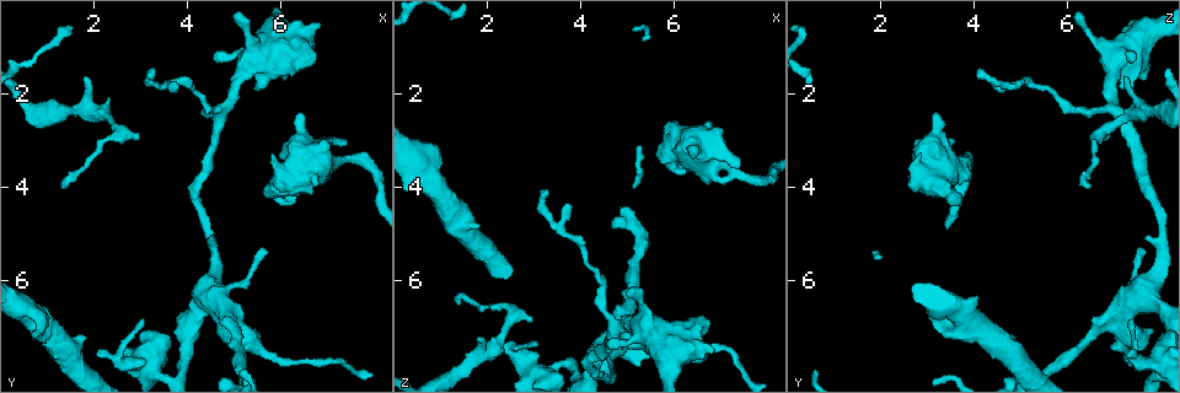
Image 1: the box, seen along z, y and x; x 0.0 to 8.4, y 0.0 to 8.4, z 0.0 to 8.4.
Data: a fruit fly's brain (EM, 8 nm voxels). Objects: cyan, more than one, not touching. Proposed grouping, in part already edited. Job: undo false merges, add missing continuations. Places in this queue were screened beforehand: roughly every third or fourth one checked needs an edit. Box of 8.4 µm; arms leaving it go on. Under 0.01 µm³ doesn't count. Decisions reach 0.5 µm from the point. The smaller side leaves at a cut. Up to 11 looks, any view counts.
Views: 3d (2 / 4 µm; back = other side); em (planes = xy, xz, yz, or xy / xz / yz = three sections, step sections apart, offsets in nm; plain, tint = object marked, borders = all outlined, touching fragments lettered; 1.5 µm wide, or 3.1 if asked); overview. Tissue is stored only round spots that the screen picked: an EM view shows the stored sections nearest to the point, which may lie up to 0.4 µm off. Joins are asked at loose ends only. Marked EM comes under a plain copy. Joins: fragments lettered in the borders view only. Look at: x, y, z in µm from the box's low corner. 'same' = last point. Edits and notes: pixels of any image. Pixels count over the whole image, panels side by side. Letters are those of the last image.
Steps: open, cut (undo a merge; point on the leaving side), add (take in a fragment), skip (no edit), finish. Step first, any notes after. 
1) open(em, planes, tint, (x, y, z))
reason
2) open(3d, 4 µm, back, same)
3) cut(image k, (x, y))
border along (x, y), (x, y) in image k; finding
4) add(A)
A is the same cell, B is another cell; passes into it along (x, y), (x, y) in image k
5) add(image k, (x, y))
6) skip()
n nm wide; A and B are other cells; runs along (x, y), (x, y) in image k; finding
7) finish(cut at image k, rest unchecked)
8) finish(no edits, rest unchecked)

open(3d, 2 µm, (3.75, 1.80, 4.40))

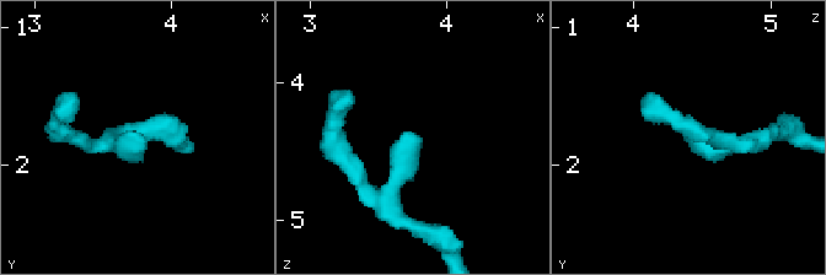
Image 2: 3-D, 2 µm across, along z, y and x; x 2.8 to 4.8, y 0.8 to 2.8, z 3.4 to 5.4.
open(em, planes, borders, (3.78, 1.76, 4.38))

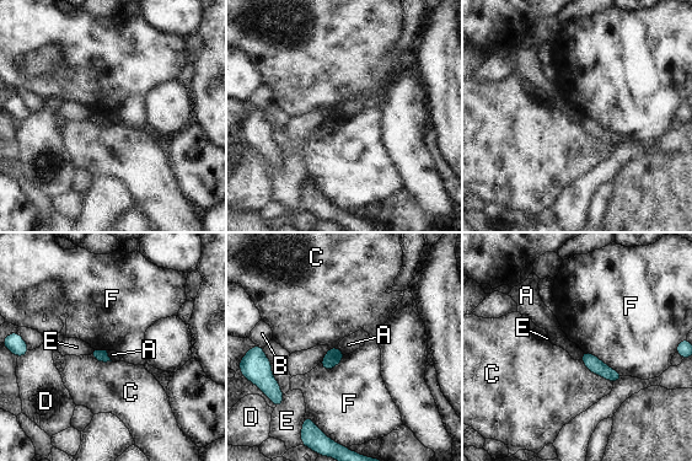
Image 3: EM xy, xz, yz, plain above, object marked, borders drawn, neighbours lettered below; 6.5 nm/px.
skip()
80 nm wide; A, B, C, D, E and F are other cells; runs along (584, 355), (611, 375), (618, 375) in image 3; none of them fits

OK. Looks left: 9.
open(3d, 4 µm, back, (1.40, 4.00, 6.50))
branch stops here

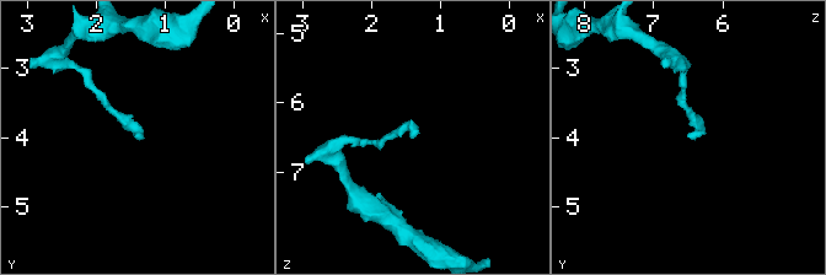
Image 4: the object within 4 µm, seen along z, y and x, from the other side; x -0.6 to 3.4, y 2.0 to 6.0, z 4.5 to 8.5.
open(em, xy, step 8, borders, (1.45, 4.05, 6.50))
shape alone is not enough

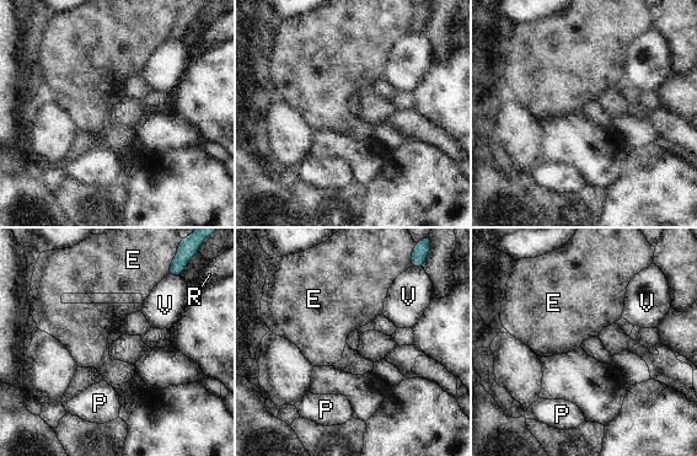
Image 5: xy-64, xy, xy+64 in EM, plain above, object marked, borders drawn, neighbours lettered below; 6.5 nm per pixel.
open(em, planes, borders, same)

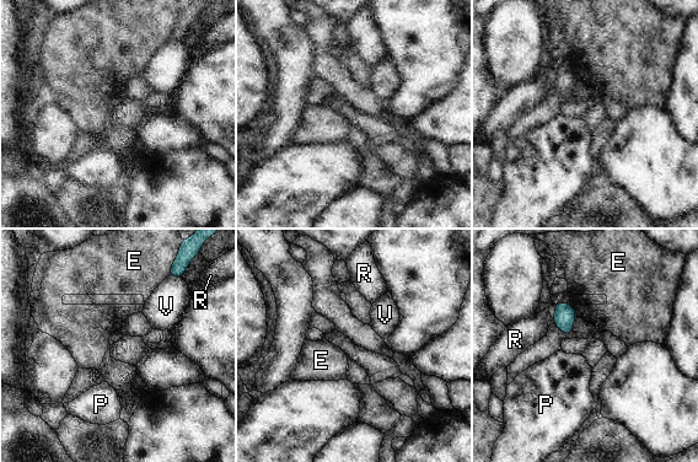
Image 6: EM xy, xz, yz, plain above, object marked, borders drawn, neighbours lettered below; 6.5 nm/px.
skip()
E, P, R and V are other cells; border along (574, 306), (576, 316) in image 6; none of them fits

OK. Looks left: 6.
open(3d, 4 µm, (7.40, 3.05, 3.55))
an open end

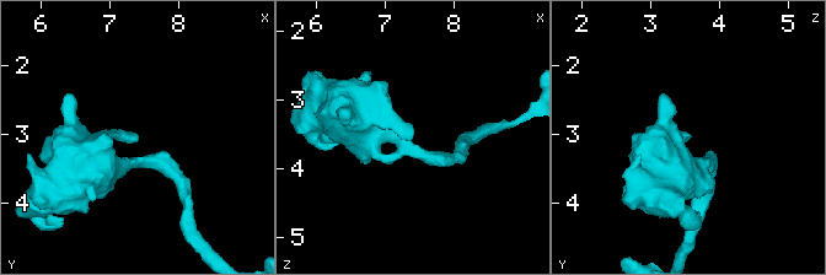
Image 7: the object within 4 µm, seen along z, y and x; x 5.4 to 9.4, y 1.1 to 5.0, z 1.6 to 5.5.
open(em, planes, borders, (7.35, 3.00, 3.60))

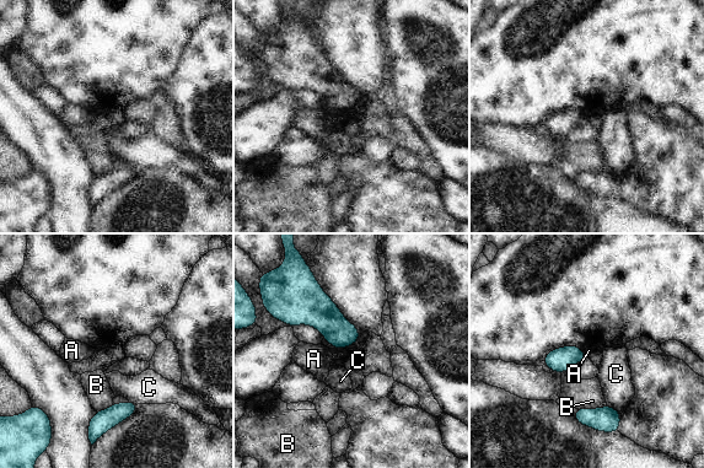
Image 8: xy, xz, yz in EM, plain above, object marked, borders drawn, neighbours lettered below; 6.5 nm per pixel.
skip()
A, B and C are other cells; border along (343, 347), (336, 349) in image 8; no lettered fragment goes on from it

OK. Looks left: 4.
open(em, xz, step 8, borders, (1.80, 1.70, 7.20))
free end

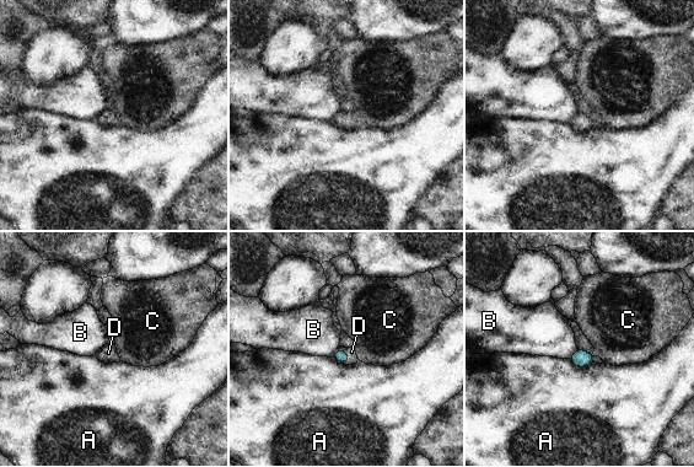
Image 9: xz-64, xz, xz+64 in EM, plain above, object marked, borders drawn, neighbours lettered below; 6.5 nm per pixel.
open(em, planes, borders, same)
cut it another way

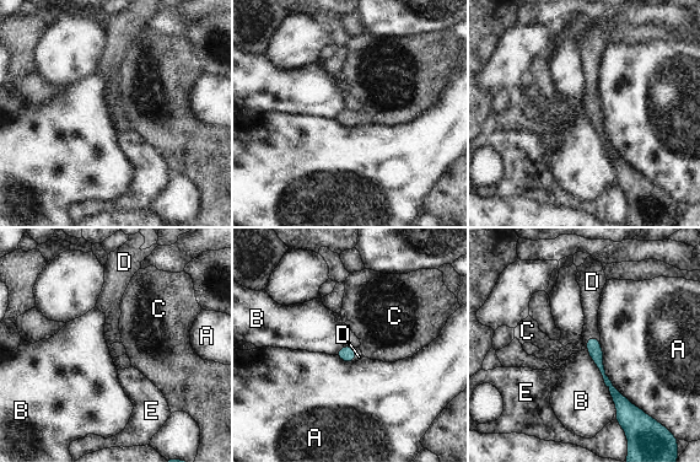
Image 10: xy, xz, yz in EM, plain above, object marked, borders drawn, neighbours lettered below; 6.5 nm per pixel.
add(image 10, (590, 299))
D is the same cell, A, B, C and E are other cells; passes into it along (593, 348), (596, 336), (590, 299) in image 10; the neuron continues

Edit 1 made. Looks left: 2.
finish(add at image 10, rest unchecked)

